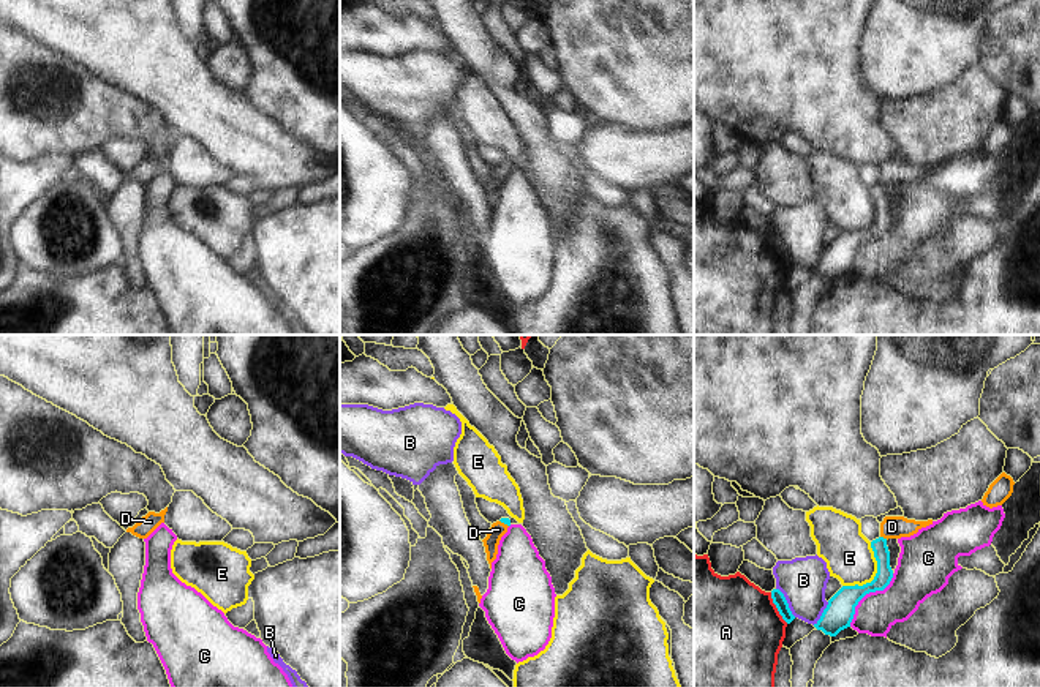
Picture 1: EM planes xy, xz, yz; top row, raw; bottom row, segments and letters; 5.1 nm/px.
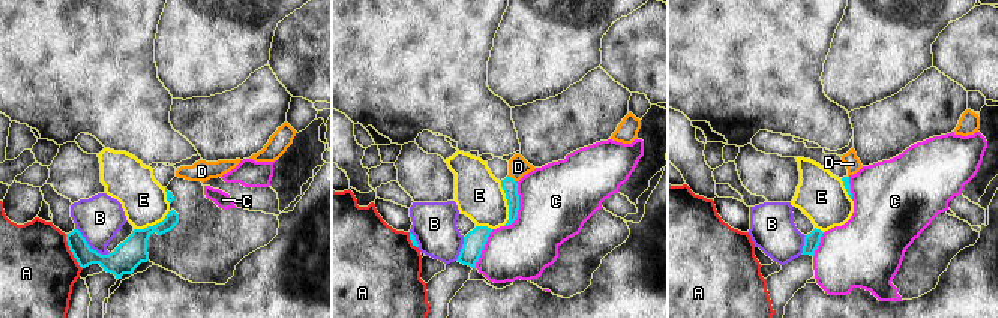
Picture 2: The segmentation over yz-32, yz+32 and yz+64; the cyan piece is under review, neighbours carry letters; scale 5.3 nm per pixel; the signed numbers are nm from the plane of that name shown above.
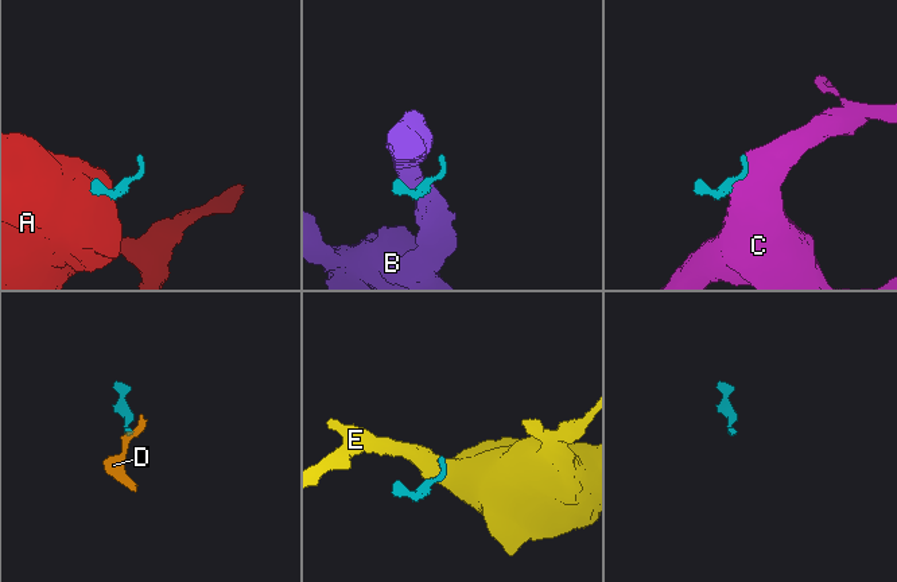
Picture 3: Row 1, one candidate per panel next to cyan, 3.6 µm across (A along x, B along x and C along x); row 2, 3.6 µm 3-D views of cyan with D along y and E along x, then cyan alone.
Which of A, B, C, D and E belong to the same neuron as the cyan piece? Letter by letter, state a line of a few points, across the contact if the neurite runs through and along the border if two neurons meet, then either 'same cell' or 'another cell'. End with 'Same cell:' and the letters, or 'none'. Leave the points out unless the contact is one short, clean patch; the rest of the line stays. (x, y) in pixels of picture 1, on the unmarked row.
A: yz (770, 239), (778, 259), (787, 269) | another cell
B: yz (776, 234), (795, 262) | another cell
C: yz (893, 220), (882, 236), (870, 237), (859, 248), (849, 272) | another cell
D: yz (884, 221), (882, 183), (892, 172) | same cell
E: yz (871, 188), (876, 221), (862, 231), (843, 232) | another cell
Same cell: D

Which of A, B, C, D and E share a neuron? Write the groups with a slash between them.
A / B / C / D / E

